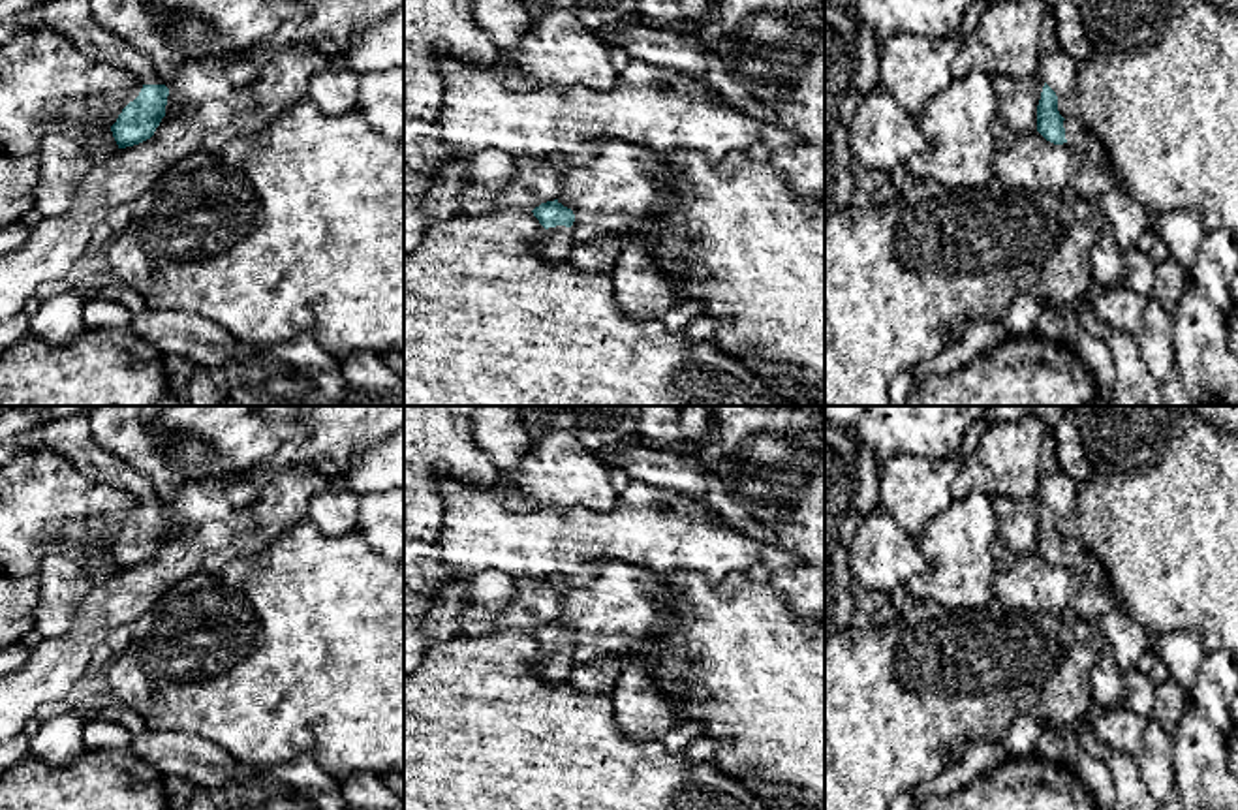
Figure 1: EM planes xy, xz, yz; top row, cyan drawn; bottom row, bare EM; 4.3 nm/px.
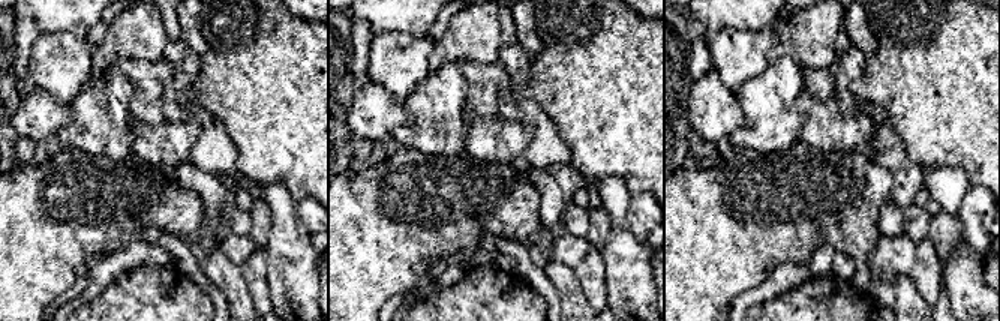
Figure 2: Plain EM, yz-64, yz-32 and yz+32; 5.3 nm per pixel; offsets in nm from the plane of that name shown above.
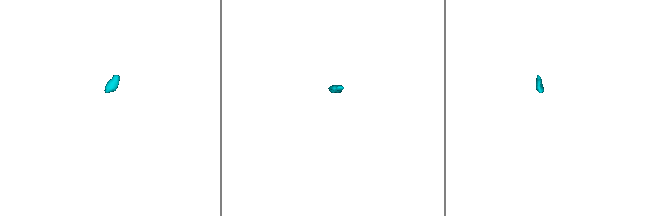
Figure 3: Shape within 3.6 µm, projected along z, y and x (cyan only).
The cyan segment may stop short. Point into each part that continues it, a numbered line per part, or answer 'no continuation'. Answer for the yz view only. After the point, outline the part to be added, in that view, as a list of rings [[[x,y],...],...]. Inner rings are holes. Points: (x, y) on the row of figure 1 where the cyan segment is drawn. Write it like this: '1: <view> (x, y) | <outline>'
1: yz (1058, 70) | [[[1061,49],[1041,58],[1037,77],[1046,83],[1058,98],[1071,94],[1076,86],[1078,62]]]
2: yz (1098, 175) | [[[1065,118],[1065,139],[1084,154],[1082,169],[1075,175],[1069,188],[1082,195],[1088,203],[1112,188],[1125,184],[1125,180],[1114,173],[1114,164],[1101,143],[1101,139],[1080,120]]]

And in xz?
1: xz (557, 241) | [[[556,226],[545,229],[545,235],[537,246],[537,254],[554,261],[567,261],[571,254],[571,244],[575,241],[575,231],[565,226]]]

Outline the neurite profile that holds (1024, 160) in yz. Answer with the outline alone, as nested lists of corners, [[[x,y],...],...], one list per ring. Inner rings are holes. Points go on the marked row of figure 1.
[[[998,117],[992,124],[999,145],[994,175],[1009,188],[1060,192],[1082,169],[1084,154],[1071,143],[1054,145],[1037,128],[1018,133]]]

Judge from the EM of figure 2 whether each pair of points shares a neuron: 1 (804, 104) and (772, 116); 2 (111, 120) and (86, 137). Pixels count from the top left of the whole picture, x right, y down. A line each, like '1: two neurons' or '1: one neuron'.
1: two neurons
2: one neuron

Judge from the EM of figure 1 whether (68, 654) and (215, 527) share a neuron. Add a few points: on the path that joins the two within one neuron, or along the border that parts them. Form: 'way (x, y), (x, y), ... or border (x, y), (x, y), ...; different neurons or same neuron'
way (104, 617), (128, 592), (151, 581), (177, 557); same neuron

